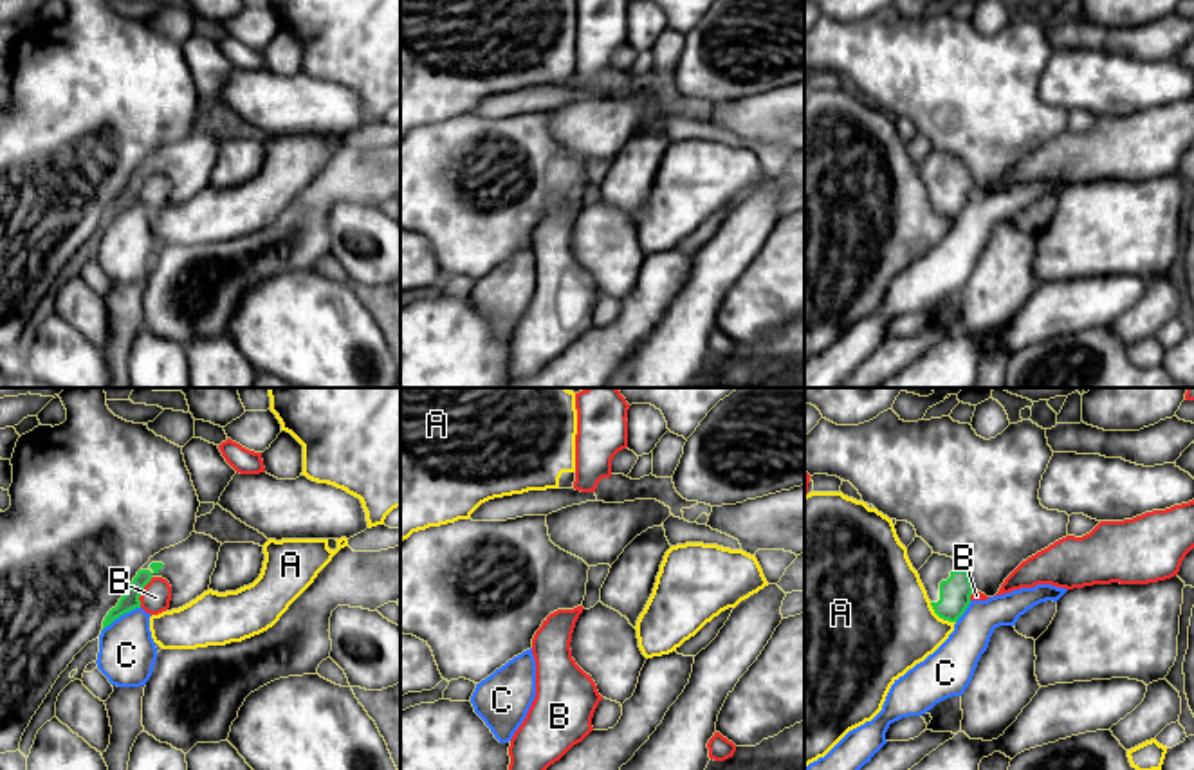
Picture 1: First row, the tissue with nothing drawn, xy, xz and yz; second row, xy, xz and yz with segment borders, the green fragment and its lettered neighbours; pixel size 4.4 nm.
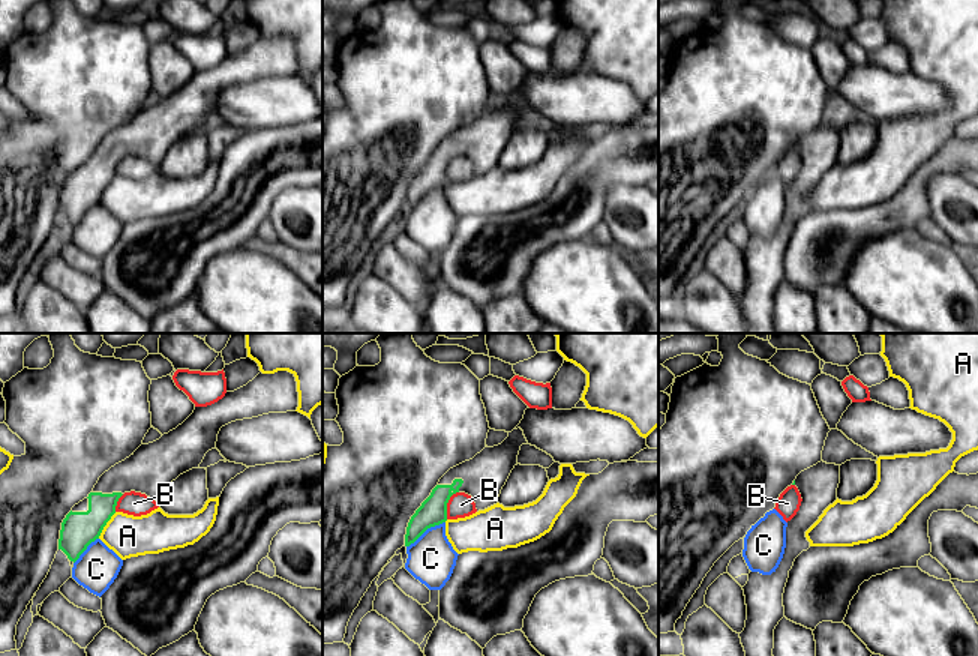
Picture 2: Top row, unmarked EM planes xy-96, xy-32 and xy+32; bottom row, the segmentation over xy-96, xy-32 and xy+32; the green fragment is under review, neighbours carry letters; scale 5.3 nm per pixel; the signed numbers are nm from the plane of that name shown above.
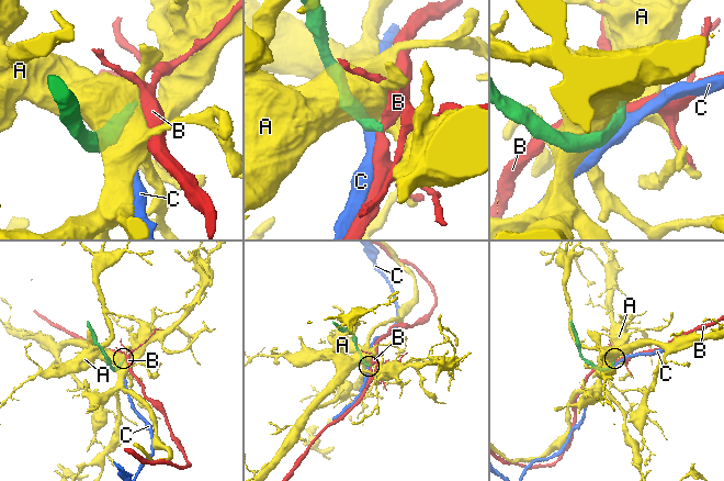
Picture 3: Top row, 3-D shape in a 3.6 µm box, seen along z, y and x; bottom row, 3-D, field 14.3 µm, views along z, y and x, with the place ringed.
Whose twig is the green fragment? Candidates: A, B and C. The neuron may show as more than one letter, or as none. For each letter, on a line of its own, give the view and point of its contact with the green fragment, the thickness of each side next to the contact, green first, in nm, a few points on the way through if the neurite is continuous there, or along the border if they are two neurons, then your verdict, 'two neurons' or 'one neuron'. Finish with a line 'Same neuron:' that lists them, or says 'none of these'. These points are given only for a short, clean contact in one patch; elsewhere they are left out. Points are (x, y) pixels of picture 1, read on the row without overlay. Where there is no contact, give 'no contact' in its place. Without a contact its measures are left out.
A: meets green in yz at (940, 213); 140 nm thick on the green side, 440 nm on the other; two neurons
B: meets green in xy at (141, 188); 80 nm thick on the green side, 130 nm on the other; border along xy (152, 174), (139, 193), (139, 202); two neurons
C: meets green in xy at (119, 211); 80 nm thick on the green side, 260 nm on the other; two neurons
Same neuron: none of these

